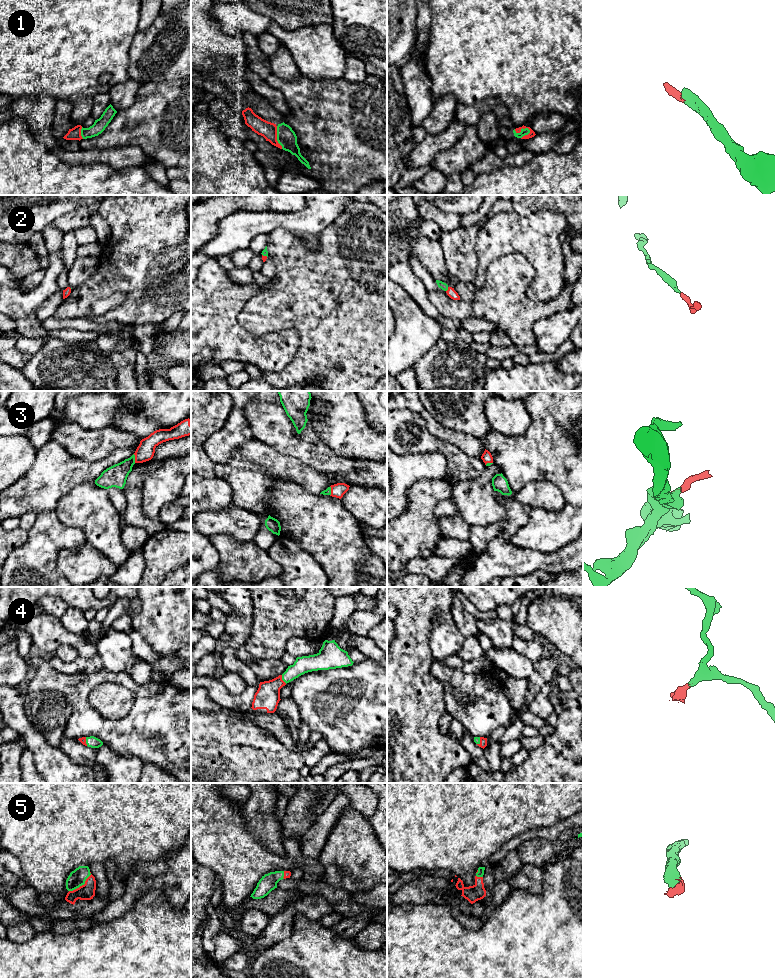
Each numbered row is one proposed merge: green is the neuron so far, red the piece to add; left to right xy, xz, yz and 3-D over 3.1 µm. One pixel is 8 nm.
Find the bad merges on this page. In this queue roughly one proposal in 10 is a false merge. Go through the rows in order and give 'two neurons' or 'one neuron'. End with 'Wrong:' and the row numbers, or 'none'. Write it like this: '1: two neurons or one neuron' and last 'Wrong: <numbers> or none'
1: one neuron
2: one neuron
3: one neuron
4: one neuron
5: one neuron
Wrong: none

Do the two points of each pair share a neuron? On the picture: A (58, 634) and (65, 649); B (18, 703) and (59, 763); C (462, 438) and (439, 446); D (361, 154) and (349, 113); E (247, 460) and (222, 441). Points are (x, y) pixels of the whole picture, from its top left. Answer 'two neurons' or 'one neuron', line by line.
A: two neurons
B: one neuron
C: two neurons
D: one neuron
E: two neurons

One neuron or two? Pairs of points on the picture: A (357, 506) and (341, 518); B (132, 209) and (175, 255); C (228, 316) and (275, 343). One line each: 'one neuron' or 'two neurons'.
A: two neurons
B: one neuron
C: one neuron

